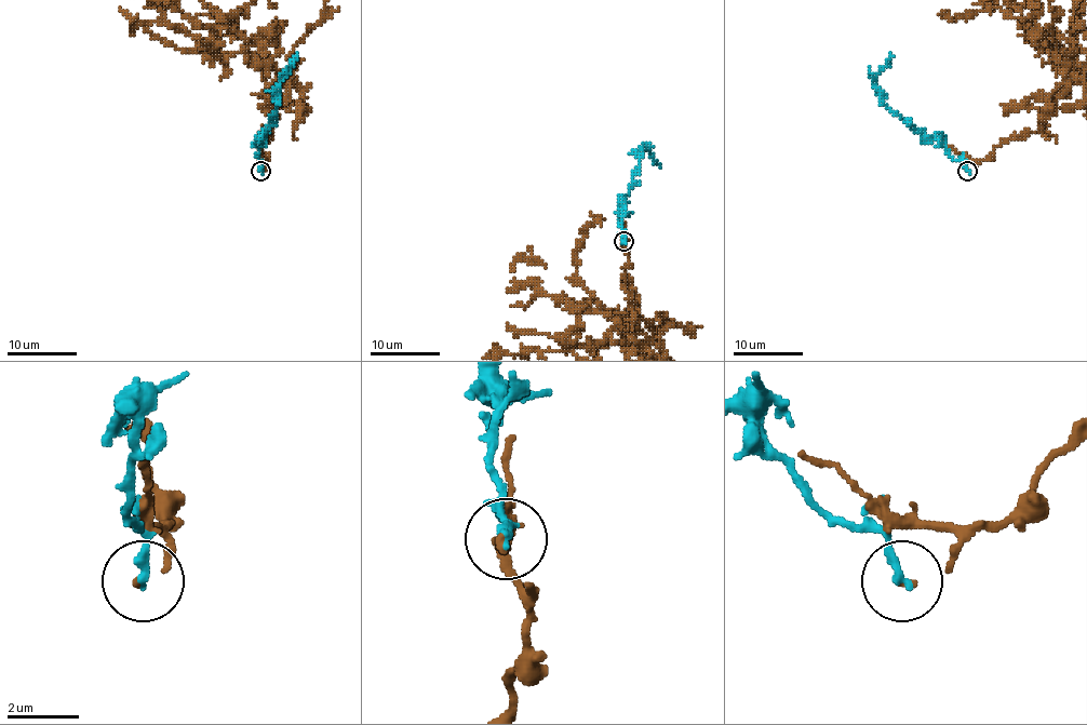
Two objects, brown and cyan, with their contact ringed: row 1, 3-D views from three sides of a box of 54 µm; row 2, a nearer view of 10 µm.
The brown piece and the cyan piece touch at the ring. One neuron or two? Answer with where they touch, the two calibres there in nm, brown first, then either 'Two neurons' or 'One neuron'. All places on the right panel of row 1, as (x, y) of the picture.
Place: (967, 171). Thickness 150 nm (brown) against 260 nm. Two neurons

